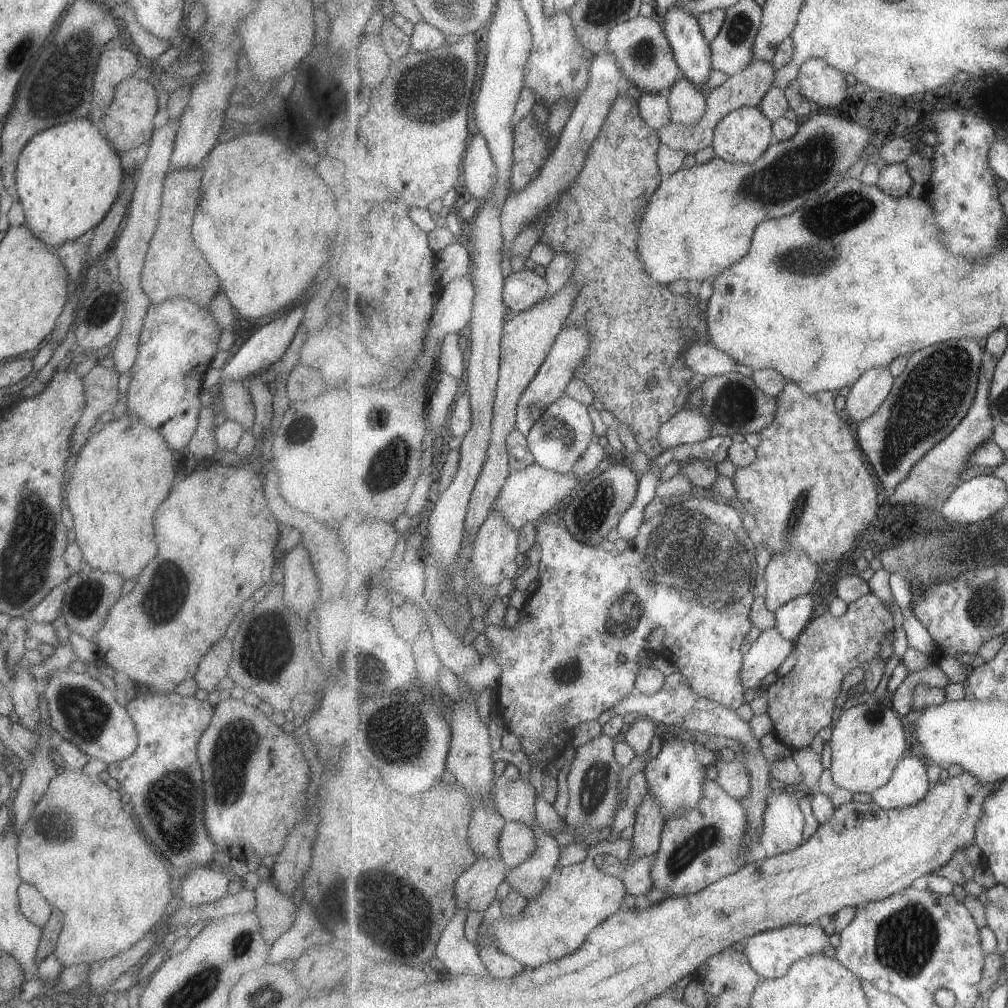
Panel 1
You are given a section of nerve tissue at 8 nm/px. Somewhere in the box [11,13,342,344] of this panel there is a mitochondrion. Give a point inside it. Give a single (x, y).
(50, 87)

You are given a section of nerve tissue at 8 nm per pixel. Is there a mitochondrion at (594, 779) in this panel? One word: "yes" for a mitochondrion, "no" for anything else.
yes

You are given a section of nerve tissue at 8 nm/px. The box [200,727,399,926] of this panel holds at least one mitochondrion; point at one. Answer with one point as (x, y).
(227, 785)

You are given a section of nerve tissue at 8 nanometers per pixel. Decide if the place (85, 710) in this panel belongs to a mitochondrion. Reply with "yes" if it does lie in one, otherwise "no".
yes

